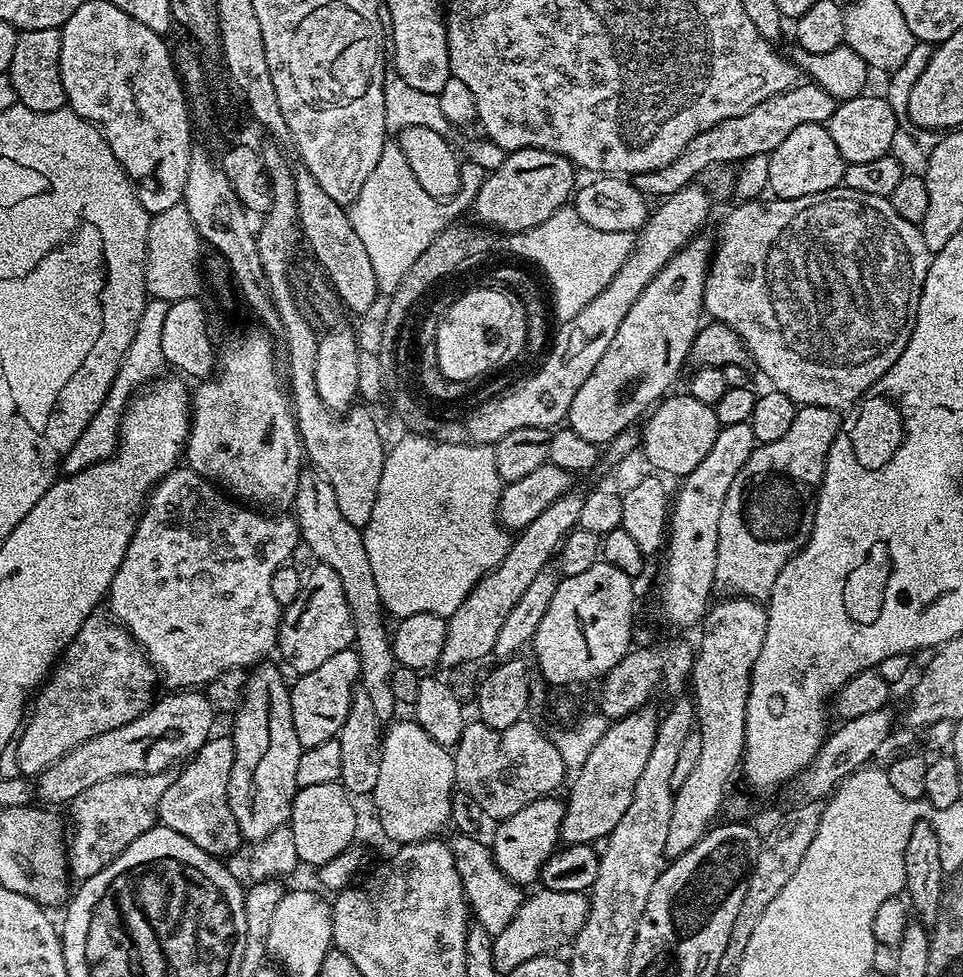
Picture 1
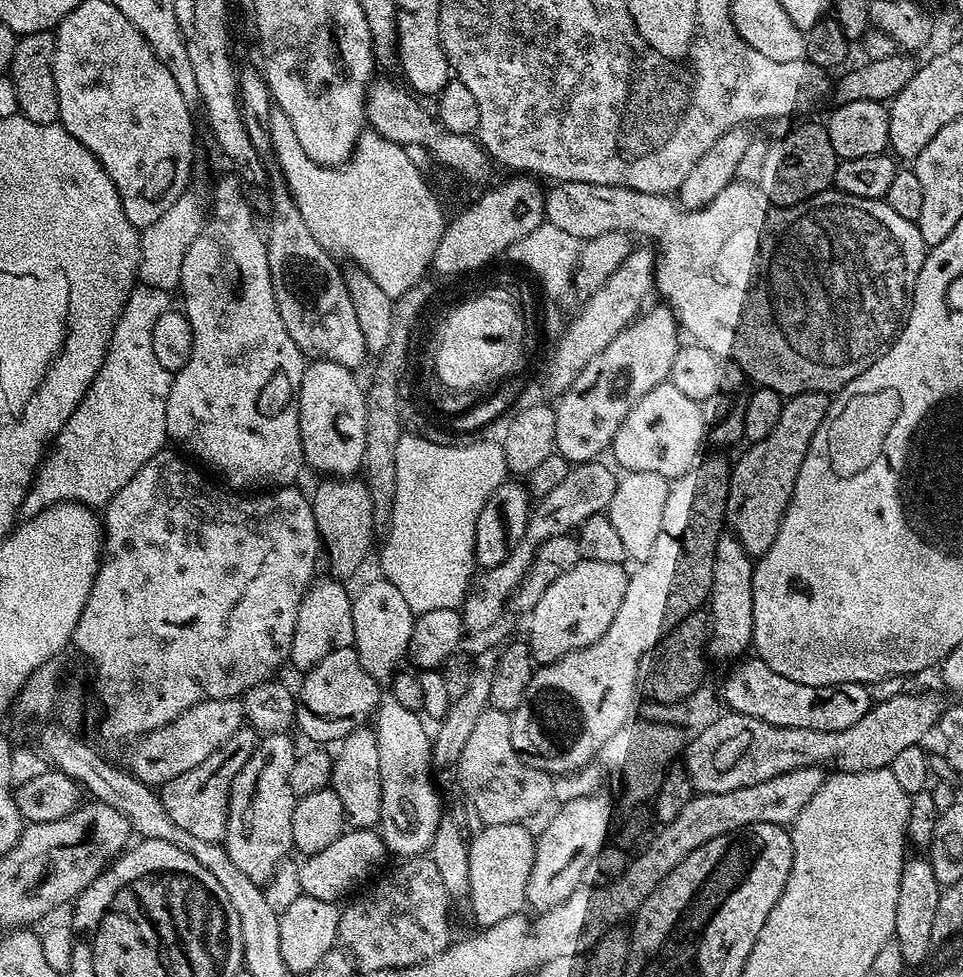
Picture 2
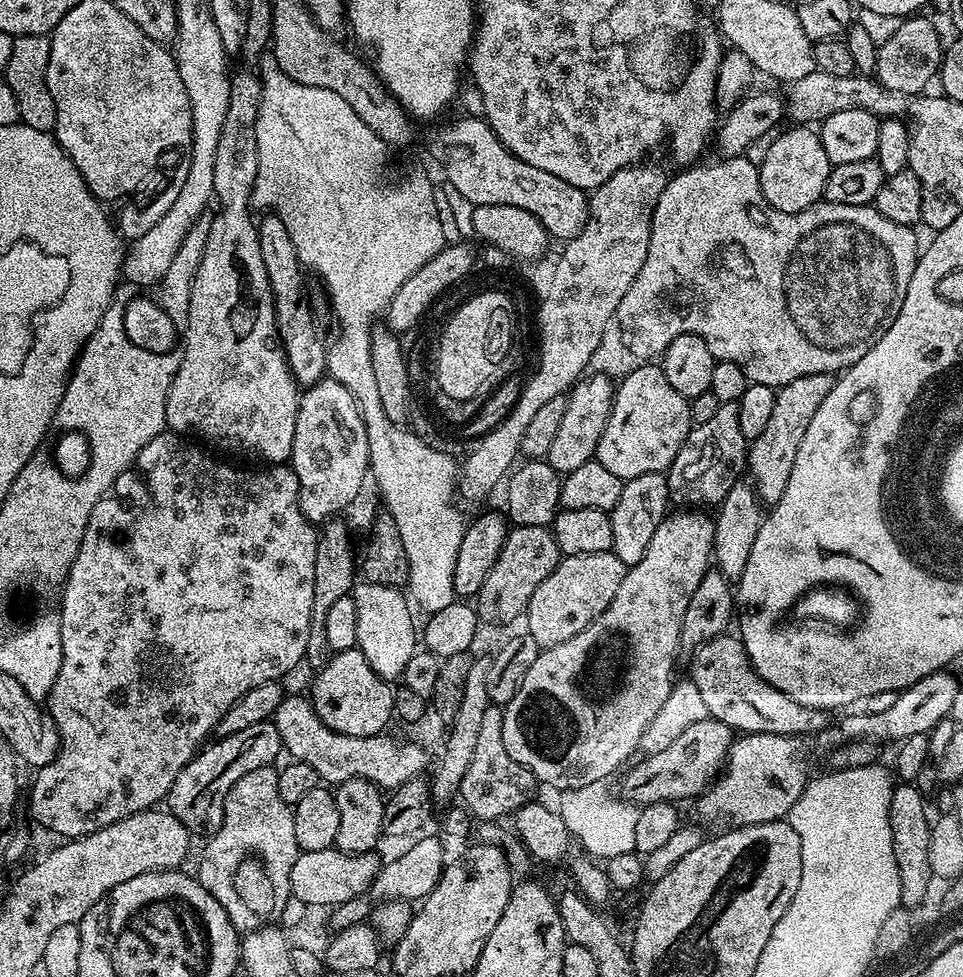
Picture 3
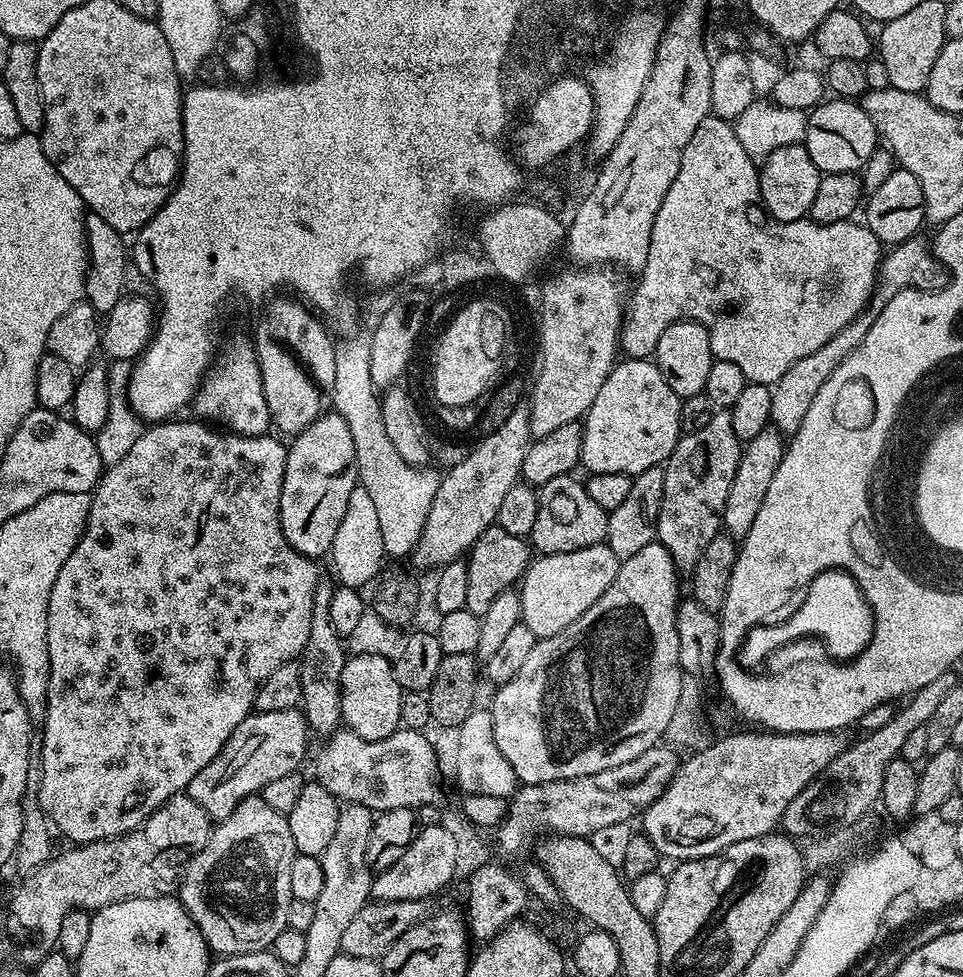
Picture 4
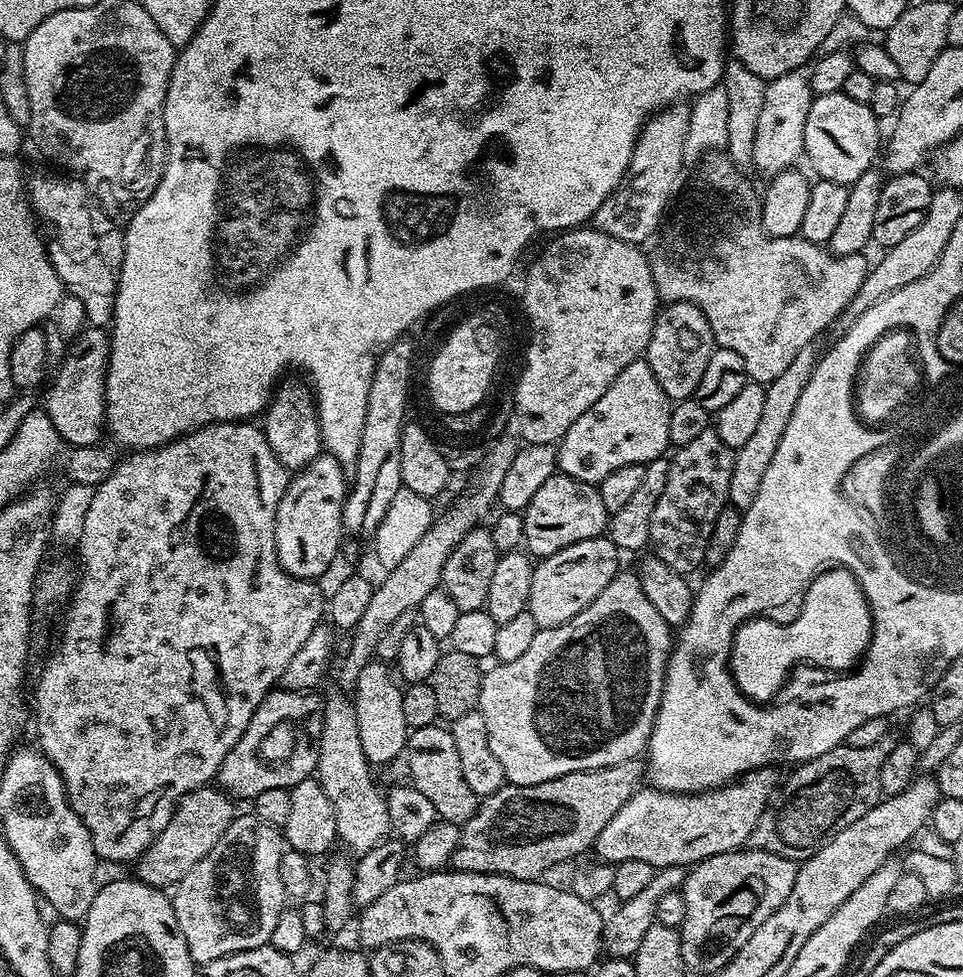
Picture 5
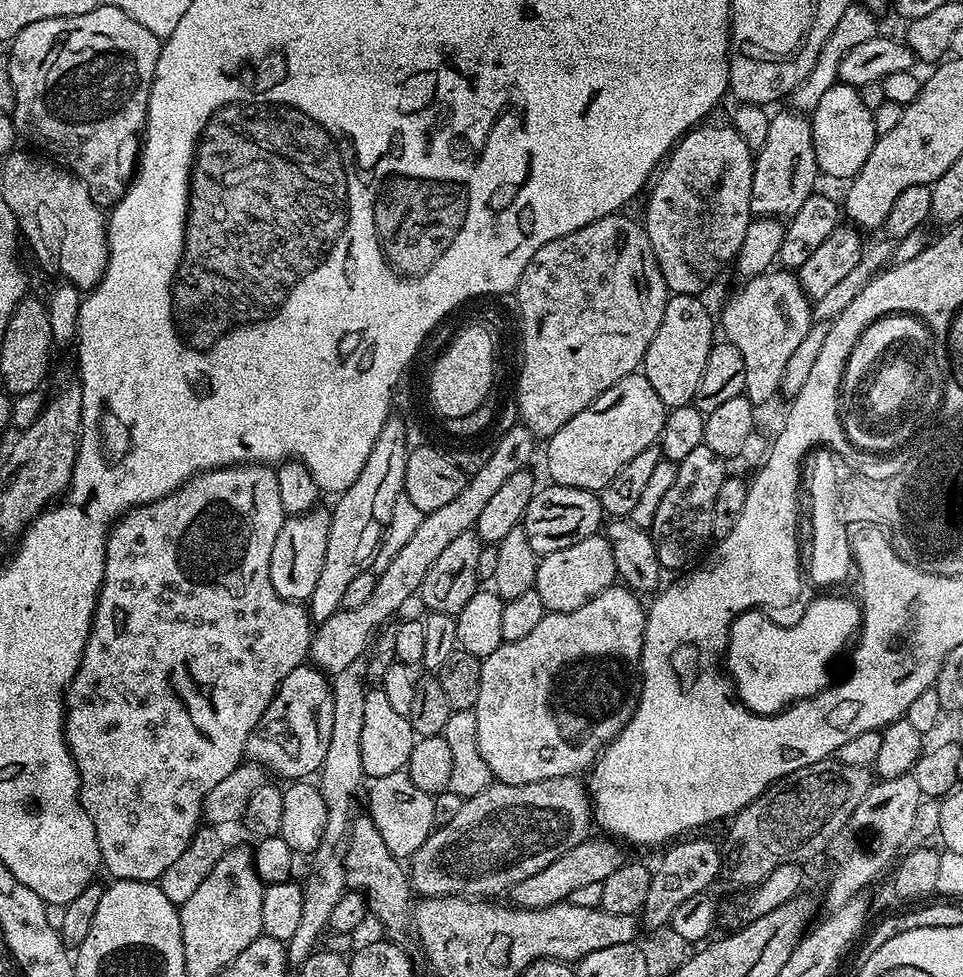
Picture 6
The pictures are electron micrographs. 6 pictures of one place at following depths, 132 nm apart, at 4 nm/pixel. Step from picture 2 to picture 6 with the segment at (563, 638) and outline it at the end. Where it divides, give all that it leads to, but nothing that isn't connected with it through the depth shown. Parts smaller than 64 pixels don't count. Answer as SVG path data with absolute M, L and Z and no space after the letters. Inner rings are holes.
M597 534L566 546L566 550L554 550L554 554L539 557L536 566L536 593L542 597L548 612L569 612L586 606L590 598L613 587L618 577L614 566L614 550L607 535Z

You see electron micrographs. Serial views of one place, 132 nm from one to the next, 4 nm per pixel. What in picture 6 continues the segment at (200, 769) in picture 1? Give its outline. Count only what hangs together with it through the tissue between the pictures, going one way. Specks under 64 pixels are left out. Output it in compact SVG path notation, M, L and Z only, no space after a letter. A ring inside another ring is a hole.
M302 663L286 674L258 726L254 726L244 747L247 759L261 764L269 773L285 776L285 781L303 781L324 767L333 722L334 698L329 677L311 663Z

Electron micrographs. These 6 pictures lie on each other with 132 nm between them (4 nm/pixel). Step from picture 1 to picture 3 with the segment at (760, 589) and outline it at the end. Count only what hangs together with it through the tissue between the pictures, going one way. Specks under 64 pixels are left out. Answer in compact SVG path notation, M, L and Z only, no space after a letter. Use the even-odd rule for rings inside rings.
M831 372L806 374L776 389L770 423L762 429L758 438L750 442L747 449L746 472L756 495L765 505L774 505L782 498L782 490L786 490L786 482L790 482L790 470L794 470L794 458L798 458L798 446L802 446L802 438L806 435L810 421L814 419L818 406L822 406L826 394L834 390L836 381L837 377Z

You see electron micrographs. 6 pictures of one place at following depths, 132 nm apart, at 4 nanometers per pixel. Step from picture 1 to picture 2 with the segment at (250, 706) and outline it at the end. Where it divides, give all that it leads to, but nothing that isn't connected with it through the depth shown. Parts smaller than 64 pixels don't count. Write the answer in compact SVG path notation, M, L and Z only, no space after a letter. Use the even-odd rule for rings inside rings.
M288 732L267 733L257 743L254 754L250 754L250 759L246 761L246 766L238 770L228 795L228 825L222 845L229 852L234 865L238 866L247 878L261 886L271 880L276 867L283 864L289 853L293 851L292 823L294 822L294 806L298 798L290 790L290 769L296 761L298 747L296 748L295 742L290 737Z

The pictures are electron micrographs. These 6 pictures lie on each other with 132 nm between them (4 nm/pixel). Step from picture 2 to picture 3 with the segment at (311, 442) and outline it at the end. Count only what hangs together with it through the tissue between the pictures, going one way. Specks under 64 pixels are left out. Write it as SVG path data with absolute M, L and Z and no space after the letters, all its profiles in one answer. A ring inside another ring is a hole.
M323 378L303 389L300 396L300 409L294 426L294 446L290 467L298 474L300 487L300 509L302 514L314 526L339 517L343 508L348 508L360 496L364 488L364 479L370 476L368 466L368 439L362 404L356 401L357 393L351 388L342 386L342 382Z

